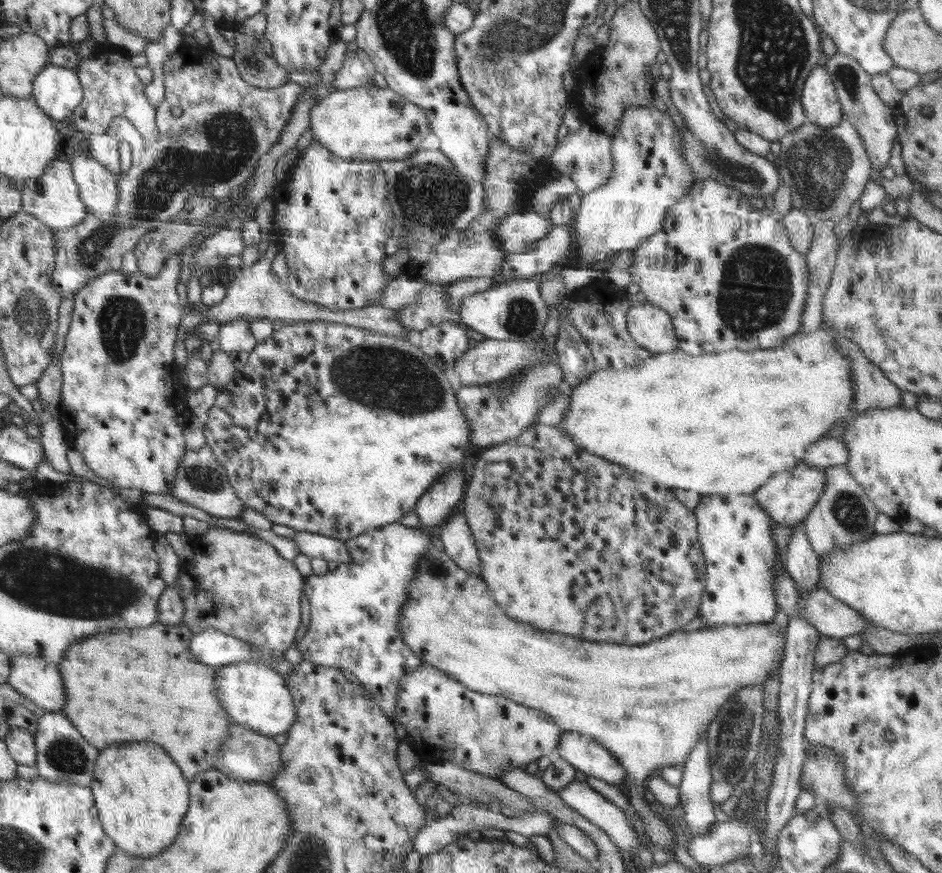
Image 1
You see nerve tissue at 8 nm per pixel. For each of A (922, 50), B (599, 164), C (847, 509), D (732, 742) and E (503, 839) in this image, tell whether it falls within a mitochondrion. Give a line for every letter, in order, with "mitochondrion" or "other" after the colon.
A: other
B: mitochondrion
C: mitochondrion
D: mitochondrion
E: other

